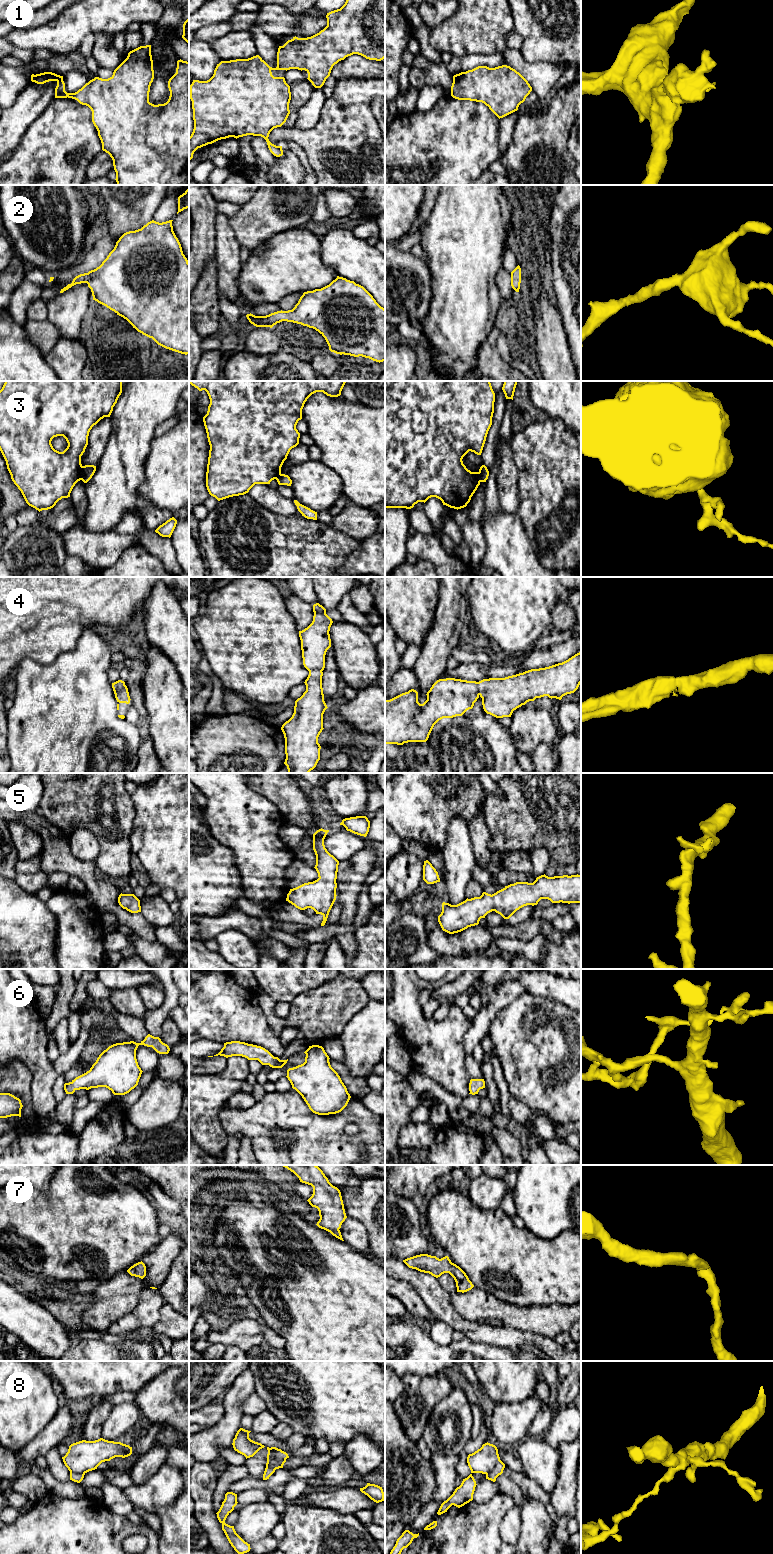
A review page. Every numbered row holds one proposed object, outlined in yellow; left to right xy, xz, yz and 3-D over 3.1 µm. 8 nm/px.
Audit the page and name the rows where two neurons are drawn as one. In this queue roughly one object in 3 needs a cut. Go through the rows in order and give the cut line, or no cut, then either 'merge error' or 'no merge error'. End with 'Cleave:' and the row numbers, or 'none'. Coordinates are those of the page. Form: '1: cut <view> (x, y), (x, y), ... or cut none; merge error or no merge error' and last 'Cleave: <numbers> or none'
1: cut none; no merge error
2: cut none; no merge error
3: cut xy (82, 466), (81, 479); merge error
4: cut none; no merge error
5: cut none; no merge error
6: cut none; no merge error
7: cut none; no merge error
8: cut xz (269, 1448), (276, 1459), (285, 1459); merge error
Cleave: 3, 8

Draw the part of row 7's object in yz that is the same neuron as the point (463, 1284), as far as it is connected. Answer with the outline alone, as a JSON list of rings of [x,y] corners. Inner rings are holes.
[[[420,1254],[407,1258],[403,1262],[409,1268],[429,1273],[436,1278],[444,1273],[449,1273],[456,1282],[457,1292],[464,1293],[474,1287],[466,1273],[459,1266],[452,1263],[448,1256],[439,1259],[436,1256]]]

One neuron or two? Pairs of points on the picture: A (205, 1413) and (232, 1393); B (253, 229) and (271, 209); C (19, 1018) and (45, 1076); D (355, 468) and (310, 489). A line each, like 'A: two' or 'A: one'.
A: two
B: one
C: one
D: two

